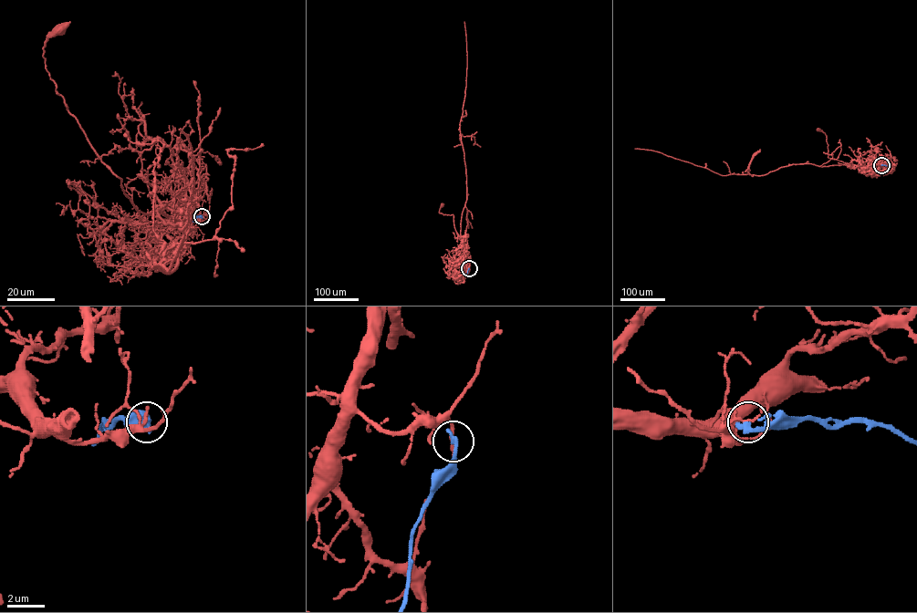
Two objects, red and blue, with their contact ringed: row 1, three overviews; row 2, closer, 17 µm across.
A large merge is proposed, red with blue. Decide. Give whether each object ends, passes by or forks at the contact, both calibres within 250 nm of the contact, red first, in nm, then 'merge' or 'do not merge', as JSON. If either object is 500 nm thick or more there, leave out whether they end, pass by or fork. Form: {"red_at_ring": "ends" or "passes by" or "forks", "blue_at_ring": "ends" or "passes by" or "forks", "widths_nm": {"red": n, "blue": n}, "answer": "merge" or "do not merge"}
{"red_at_ring": "ends", "blue_at_ring": "ends", "widths_nm": {"red": 180, "blue": 320}, "answer": "do not merge"}

